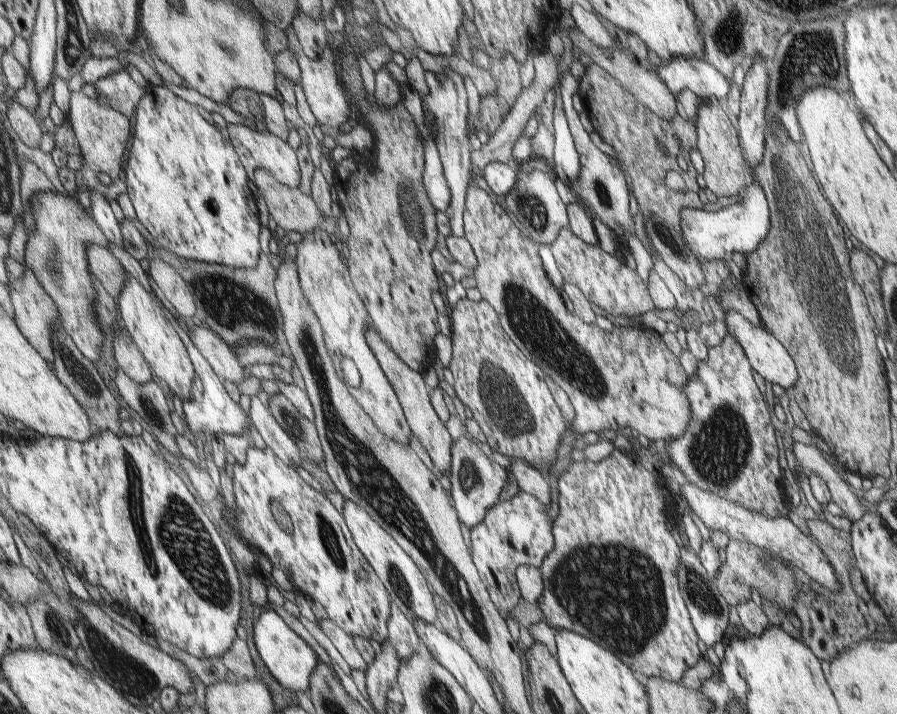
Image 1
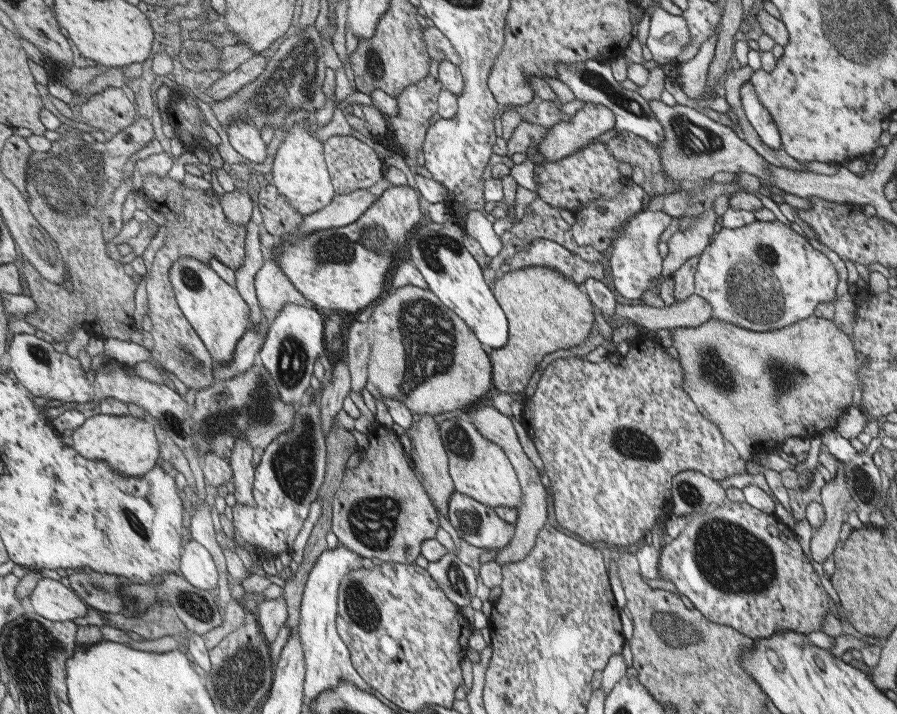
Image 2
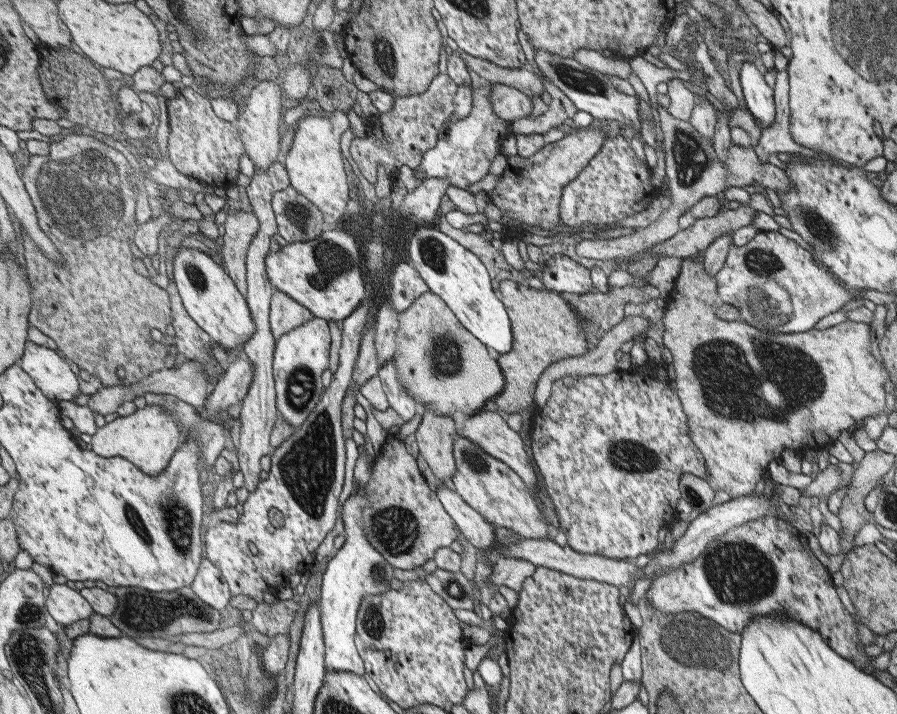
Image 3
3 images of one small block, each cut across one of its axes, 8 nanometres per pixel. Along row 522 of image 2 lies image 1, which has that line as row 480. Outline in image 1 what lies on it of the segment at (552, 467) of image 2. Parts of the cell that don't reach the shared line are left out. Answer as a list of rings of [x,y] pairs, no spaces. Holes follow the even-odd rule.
[[[614,448],[612,454],[600,462],[584,460],[583,462],[572,462],[566,472],[558,478],[560,512],[554,520],[554,546],[549,557],[542,562],[540,573],[544,581],[544,596],[541,599],[540,609],[546,620],[550,622],[552,630],[565,629],[584,635],[593,642],[600,643],[606,650],[612,651],[614,655],[622,660],[634,674],[641,678],[658,676],[670,682],[679,682],[684,677],[686,670],[696,666],[700,660],[698,650],[698,638],[694,632],[694,626],[690,622],[690,614],[686,610],[685,600],[682,599],[680,578],[676,578],[676,568],[680,568],[680,548],[674,542],[668,526],[666,526],[666,498],[660,494],[656,478],[641,464],[634,453],[624,454],[622,450]]]

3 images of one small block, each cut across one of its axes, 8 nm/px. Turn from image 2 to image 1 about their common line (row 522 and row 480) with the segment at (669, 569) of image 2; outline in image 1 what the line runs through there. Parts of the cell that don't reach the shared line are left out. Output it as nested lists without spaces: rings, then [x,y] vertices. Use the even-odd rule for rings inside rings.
[[[726,331],[721,344],[708,348],[708,359],[697,362],[696,376],[684,386],[692,418],[682,438],[664,443],[671,462],[698,488],[766,514],[788,517],[790,510],[778,464],[776,430],[744,348]]]

